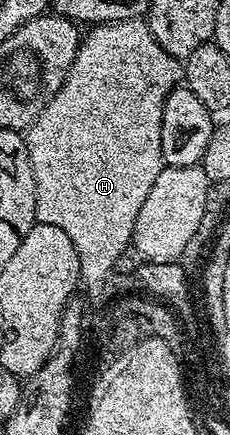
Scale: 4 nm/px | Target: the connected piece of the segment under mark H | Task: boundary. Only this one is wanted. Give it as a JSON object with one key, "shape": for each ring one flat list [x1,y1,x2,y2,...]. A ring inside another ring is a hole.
{"shape":[[144,20,92,26,84,34,63,87,24,134,37,188,37,221,59,227,75,243,81,281,93,297,100,295,117,260,124,255,125,248,130,248,139,207,143,207,163,167,159,139,163,103,182,77,182,62,159,47]]}

